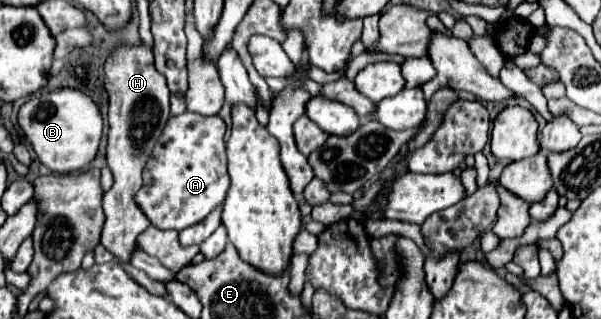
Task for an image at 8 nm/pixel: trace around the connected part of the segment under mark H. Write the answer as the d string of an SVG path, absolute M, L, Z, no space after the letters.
M144 45L138 47L120 47L112 53L106 63L106 91L108 91L108 145L106 157L108 167L114 175L114 185L104 193L104 213L106 223L102 229L100 243L120 261L130 263L132 255L138 249L136 237L150 227L148 217L140 211L134 201L136 191L142 187L142 171L156 139L160 139L164 123L170 115L168 87L166 79L154 69L152 51Z

